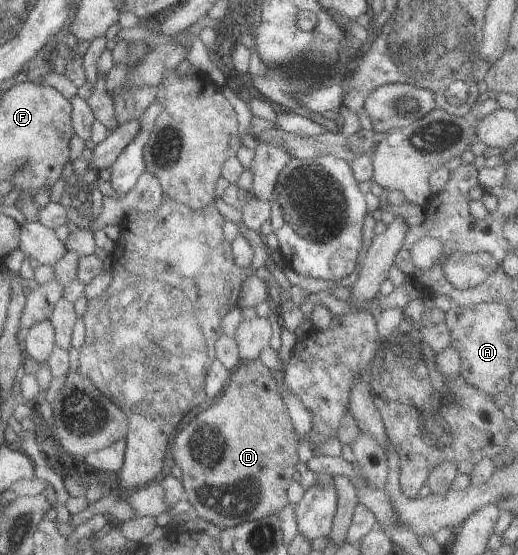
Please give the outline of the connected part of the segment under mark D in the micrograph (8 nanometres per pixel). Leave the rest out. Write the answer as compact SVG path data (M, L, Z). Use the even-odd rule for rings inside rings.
M256 358L240 362L231 371L212 404L194 418L182 422L172 435L170 454L174 464L181 470L179 479L185 492L184 500L191 504L193 516L199 516L224 529L277 515L288 504L286 493L293 481L292 474L296 471L296 449L299 443L271 370Z

